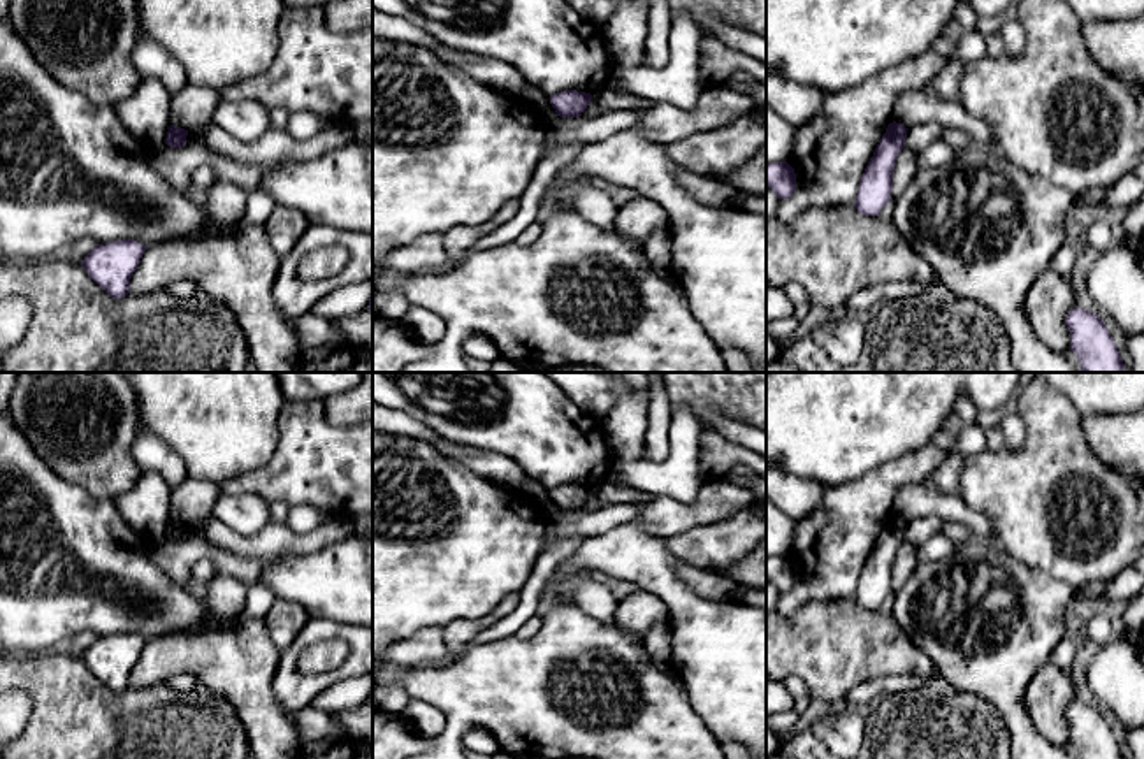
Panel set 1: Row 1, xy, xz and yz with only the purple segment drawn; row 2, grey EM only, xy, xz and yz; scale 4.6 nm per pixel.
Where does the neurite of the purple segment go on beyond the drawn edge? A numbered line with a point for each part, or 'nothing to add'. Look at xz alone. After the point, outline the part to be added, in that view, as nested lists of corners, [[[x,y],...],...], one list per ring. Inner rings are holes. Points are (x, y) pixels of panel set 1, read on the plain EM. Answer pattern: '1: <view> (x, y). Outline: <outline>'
nothing to add

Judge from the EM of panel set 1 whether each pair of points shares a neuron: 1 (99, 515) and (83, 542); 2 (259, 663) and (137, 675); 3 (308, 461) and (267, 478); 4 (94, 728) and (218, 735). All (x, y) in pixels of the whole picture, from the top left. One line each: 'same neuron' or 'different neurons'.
1: same neuron
2: same neuron
3: same neuron
4: same neuron

